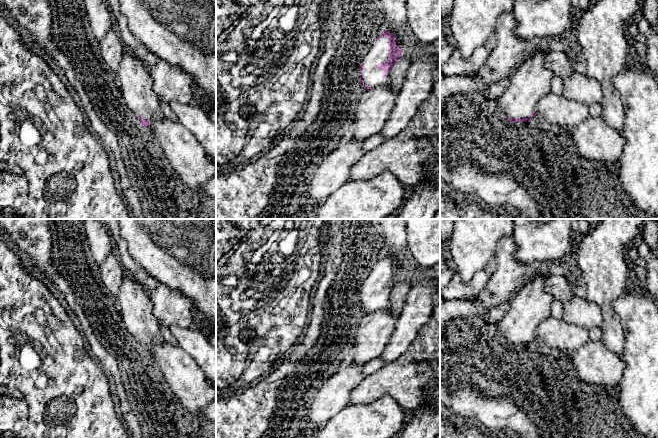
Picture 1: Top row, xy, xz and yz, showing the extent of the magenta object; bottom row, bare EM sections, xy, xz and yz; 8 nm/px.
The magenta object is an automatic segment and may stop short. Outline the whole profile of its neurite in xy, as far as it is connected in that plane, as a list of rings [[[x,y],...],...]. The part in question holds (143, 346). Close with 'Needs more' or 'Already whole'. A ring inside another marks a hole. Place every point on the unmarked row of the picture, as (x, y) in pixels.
[[[125,273],[117,299],[120,314],[128,332],[140,343],[141,350],[150,352],[155,342],[163,342],[153,304],[141,284]]]. Needs more

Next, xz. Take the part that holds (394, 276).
[[[383,254],[365,278],[359,291],[359,306],[366,314],[390,309],[390,295],[395,285],[402,280],[394,260]]]. Needs more

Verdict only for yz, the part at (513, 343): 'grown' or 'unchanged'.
grown

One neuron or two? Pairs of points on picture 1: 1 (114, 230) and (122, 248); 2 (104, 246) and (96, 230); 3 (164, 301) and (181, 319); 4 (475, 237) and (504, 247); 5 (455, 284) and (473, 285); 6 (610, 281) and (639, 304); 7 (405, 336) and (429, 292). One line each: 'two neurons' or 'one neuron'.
1: one neuron
2: one neuron
3: one neuron
4: two neurons
5: one neuron
6: two neurons
7: one neuron

